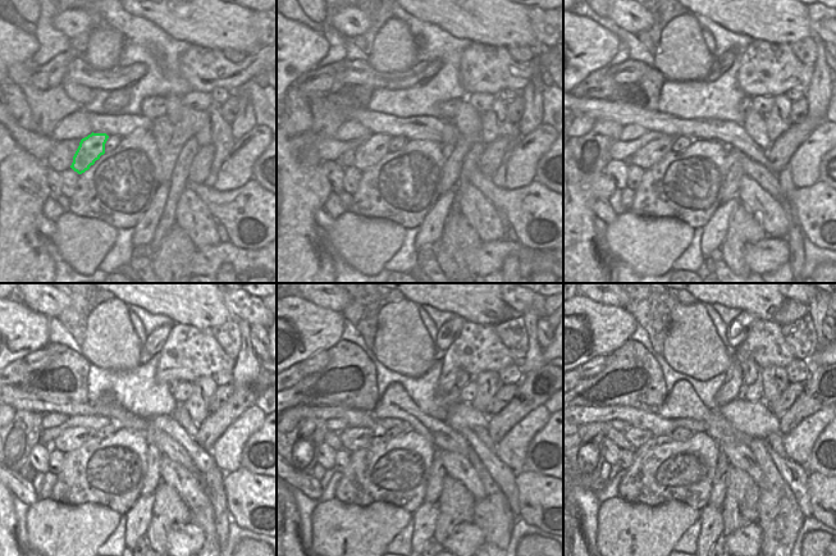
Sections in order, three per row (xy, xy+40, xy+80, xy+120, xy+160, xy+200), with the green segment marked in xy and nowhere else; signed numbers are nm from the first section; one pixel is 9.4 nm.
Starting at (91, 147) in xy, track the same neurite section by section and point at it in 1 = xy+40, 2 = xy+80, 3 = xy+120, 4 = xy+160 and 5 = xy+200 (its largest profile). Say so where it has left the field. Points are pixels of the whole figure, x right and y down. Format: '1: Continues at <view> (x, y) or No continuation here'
1: Continues at xy+40 (370, 153)
2: Continues at xy+80 (651, 154)
3: Continues at xy+120 (72, 438)
4: Continues at xy+160 (352, 440)
5: Continues at xy+200 (636, 437).

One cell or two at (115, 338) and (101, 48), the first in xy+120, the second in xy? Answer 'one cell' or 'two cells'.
one cell

